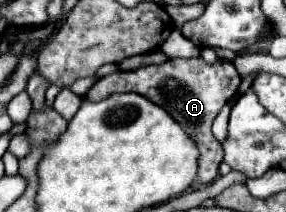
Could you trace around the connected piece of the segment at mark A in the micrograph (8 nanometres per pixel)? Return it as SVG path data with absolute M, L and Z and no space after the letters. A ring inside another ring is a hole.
M173 58L163 64L143 66L133 72L115 72L99 78L99 82L87 92L89 100L105 100L117 92L137 92L157 106L165 108L181 128L193 138L199 150L199 172L197 180L203 184L211 184L219 176L219 164L223 160L221 142L213 136L211 124L219 110L233 98L241 84L241 76L237 68L229 60L217 60L209 66L203 58Z

